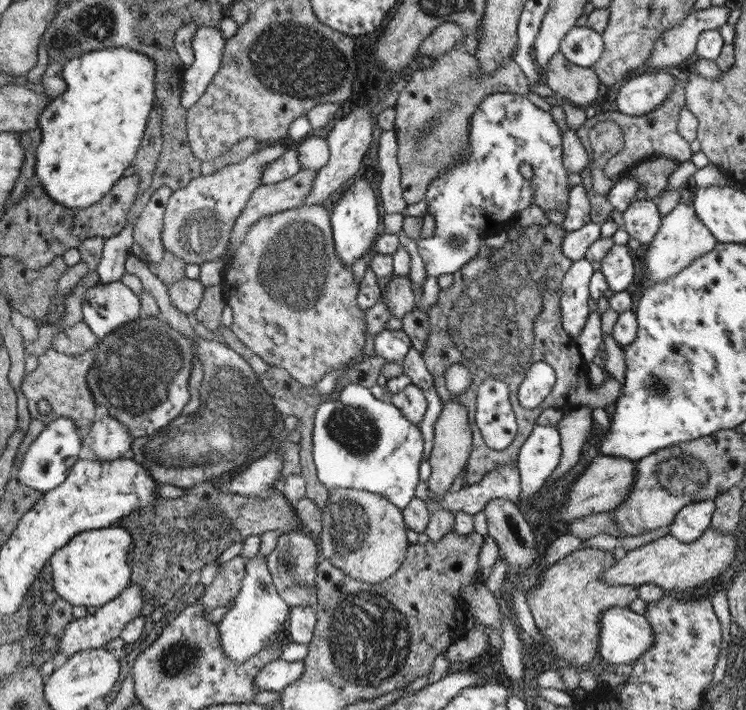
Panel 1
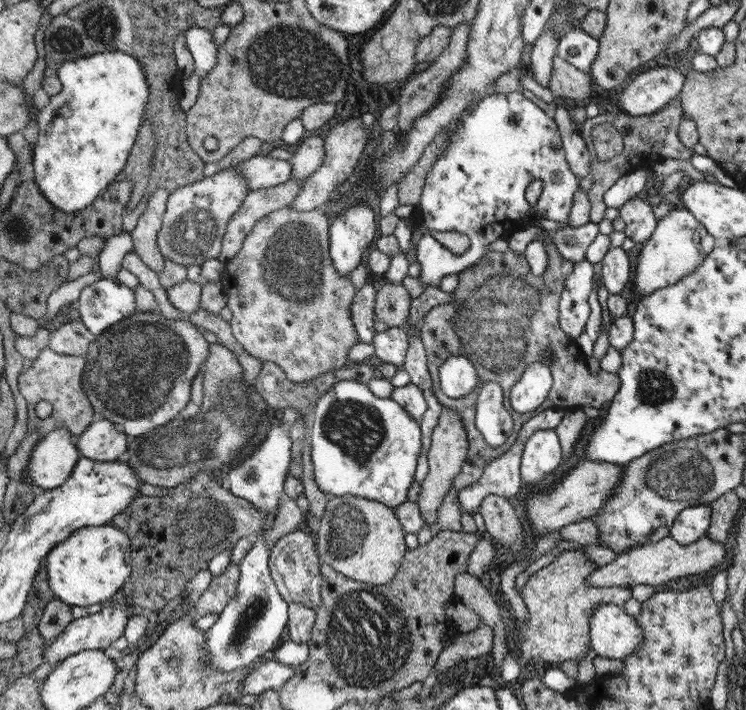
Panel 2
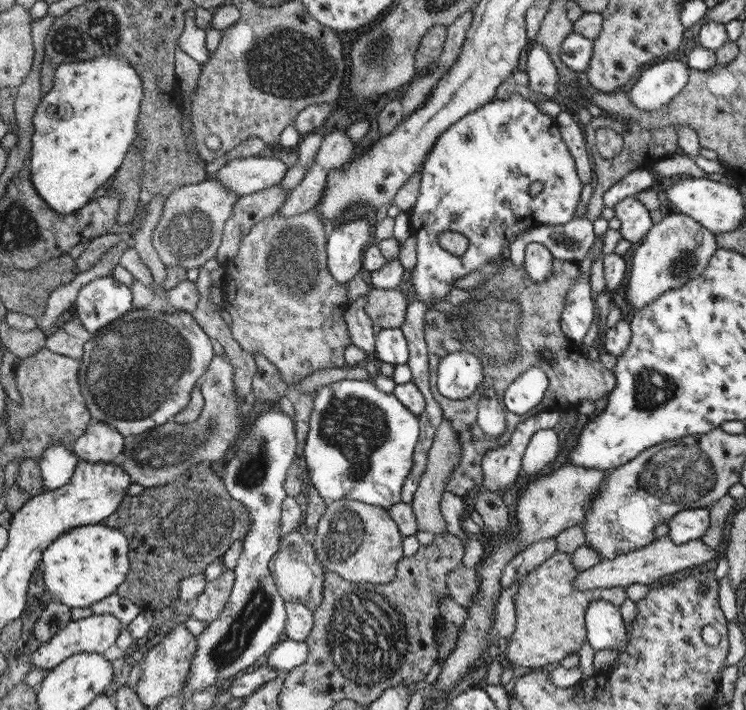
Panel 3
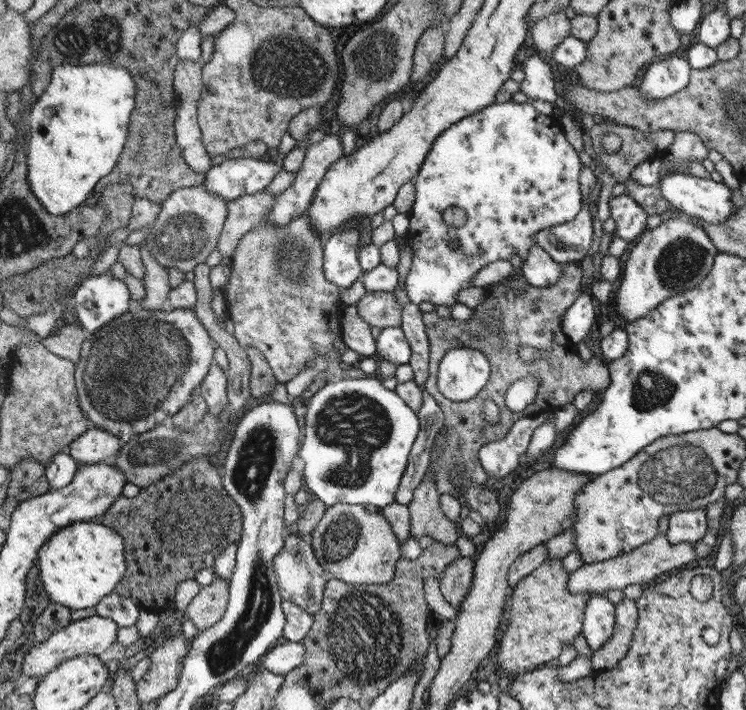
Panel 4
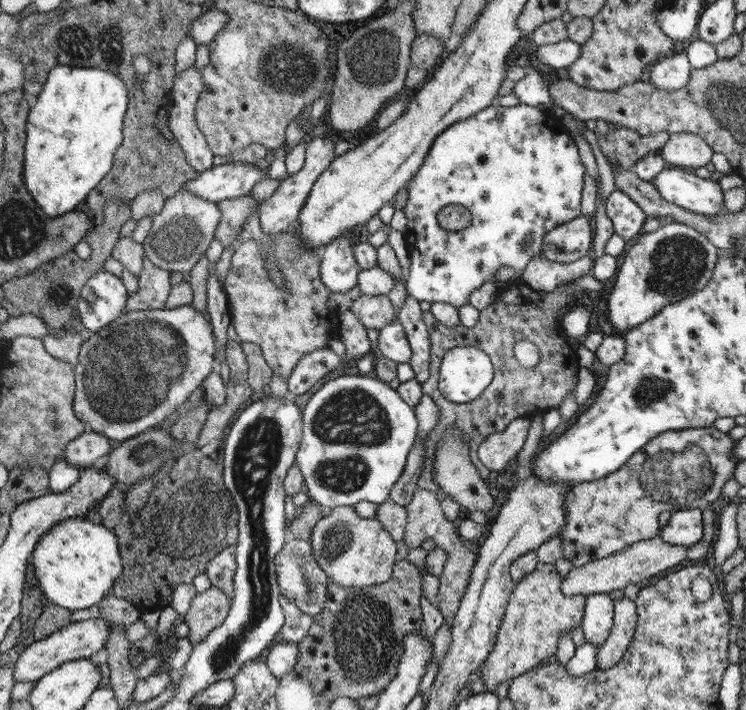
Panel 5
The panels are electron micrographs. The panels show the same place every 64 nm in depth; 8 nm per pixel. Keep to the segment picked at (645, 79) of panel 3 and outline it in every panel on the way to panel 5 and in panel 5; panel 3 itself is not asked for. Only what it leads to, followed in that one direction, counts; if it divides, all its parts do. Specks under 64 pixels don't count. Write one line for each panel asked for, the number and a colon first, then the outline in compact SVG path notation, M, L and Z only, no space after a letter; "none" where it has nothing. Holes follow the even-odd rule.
4: M665 58L663 62L651 64L651 68L641 76L641 80L637 82L635 88L637 88L637 92L641 94L641 98L645 102L665 100L665 98L677 94L679 90L683 90L689 84L689 74L691 74L691 68L689 68L687 60L683 60L683 58Z
5: M685 54L667 56L661 62L653 64L647 76L647 82L653 84L657 92L677 92L687 86L691 76L691 66Z

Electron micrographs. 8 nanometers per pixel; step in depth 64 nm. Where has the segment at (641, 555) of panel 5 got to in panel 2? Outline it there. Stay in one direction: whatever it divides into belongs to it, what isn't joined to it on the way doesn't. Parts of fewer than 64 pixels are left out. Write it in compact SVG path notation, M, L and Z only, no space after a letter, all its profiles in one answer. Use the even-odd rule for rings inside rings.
M667 536L659 542L651 542L645 546L621 552L621 556L617 560L597 568L595 574L591 574L587 578L587 582L591 586L601 586L601 588L633 588L635 584L649 584L655 588L665 586L665 590L667 590L675 582L705 576L709 570L713 570L725 562L725 554L727 554L725 542L713 542L707 536L703 536L703 540L695 540L695 544L687 544L687 546L681 546L671 536Z

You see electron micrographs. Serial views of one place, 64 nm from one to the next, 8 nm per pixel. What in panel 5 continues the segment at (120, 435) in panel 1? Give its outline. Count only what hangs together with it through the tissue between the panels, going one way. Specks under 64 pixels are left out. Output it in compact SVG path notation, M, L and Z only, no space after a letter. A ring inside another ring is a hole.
M87 430L85 434L77 436L75 440L71 440L65 446L63 458L69 460L69 466L91 468L95 464L95 460L99 460L103 456L109 456L109 452L113 448L117 448L117 442L111 442L103 434Z

